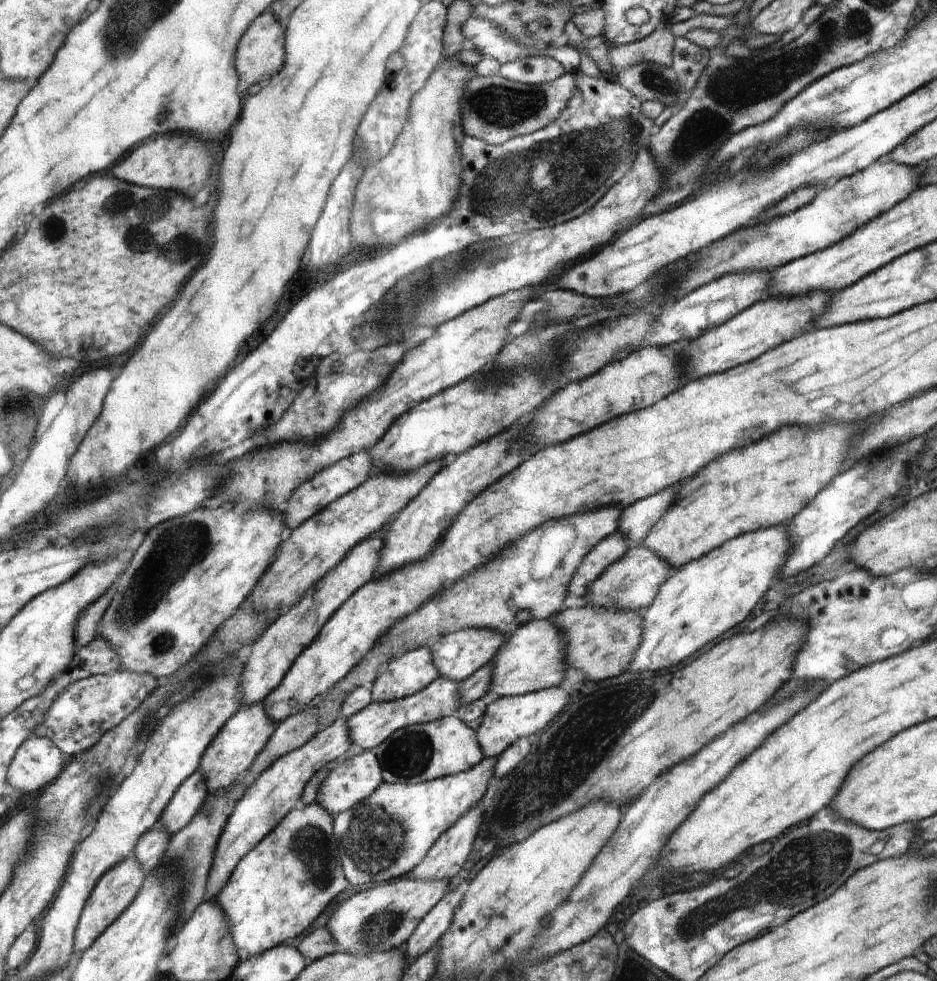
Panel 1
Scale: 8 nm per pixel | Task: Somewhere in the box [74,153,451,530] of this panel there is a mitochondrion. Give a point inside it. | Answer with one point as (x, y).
(139, 239)

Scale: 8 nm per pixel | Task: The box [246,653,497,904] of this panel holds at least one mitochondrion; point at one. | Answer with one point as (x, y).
(376, 837)

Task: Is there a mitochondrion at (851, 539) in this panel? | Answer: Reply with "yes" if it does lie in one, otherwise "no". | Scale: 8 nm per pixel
no

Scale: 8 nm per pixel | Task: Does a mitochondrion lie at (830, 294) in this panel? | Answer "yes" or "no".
no

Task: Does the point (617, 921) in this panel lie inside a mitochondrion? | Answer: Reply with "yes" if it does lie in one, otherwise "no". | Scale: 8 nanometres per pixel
no

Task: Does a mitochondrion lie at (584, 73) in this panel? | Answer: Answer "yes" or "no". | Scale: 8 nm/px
no

